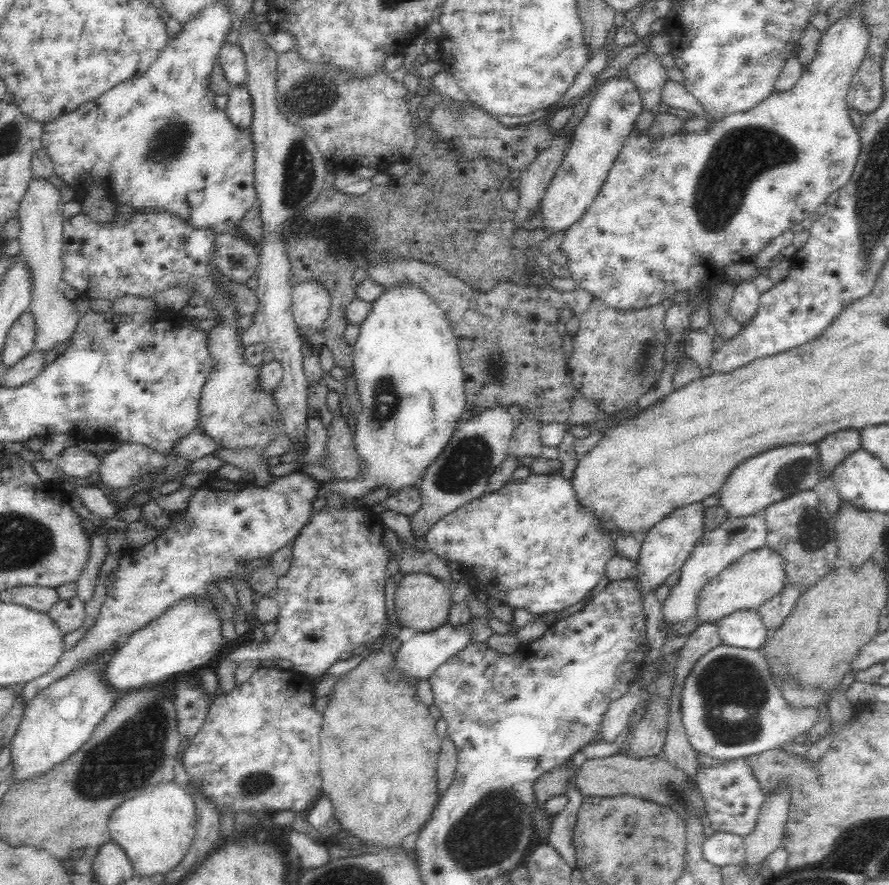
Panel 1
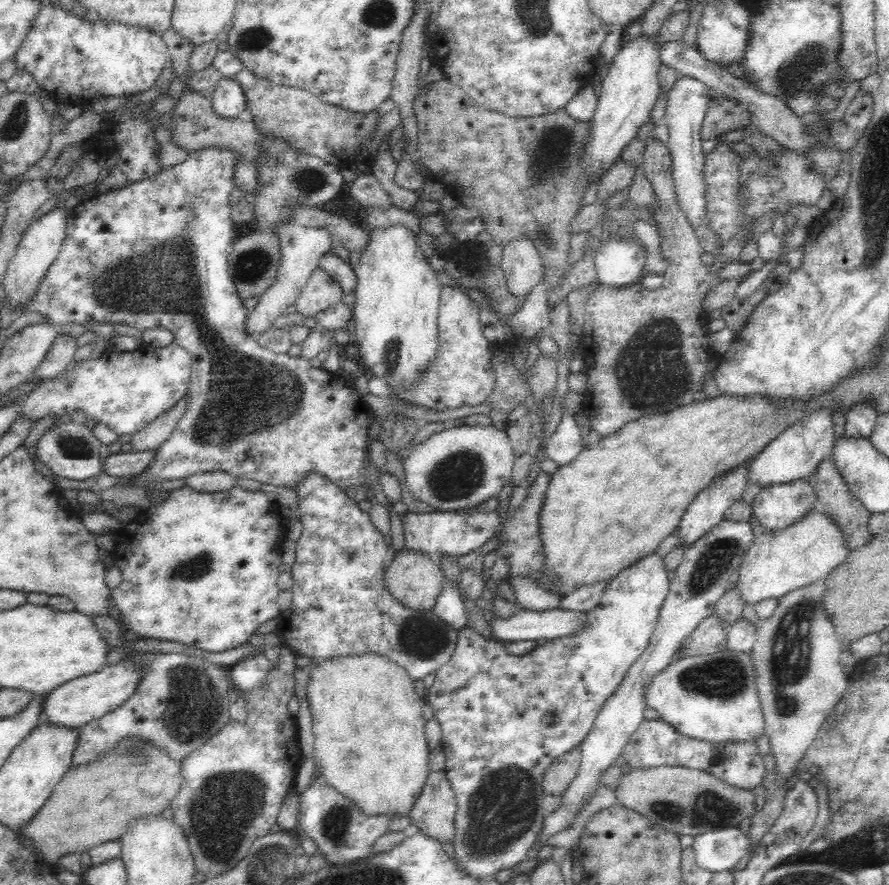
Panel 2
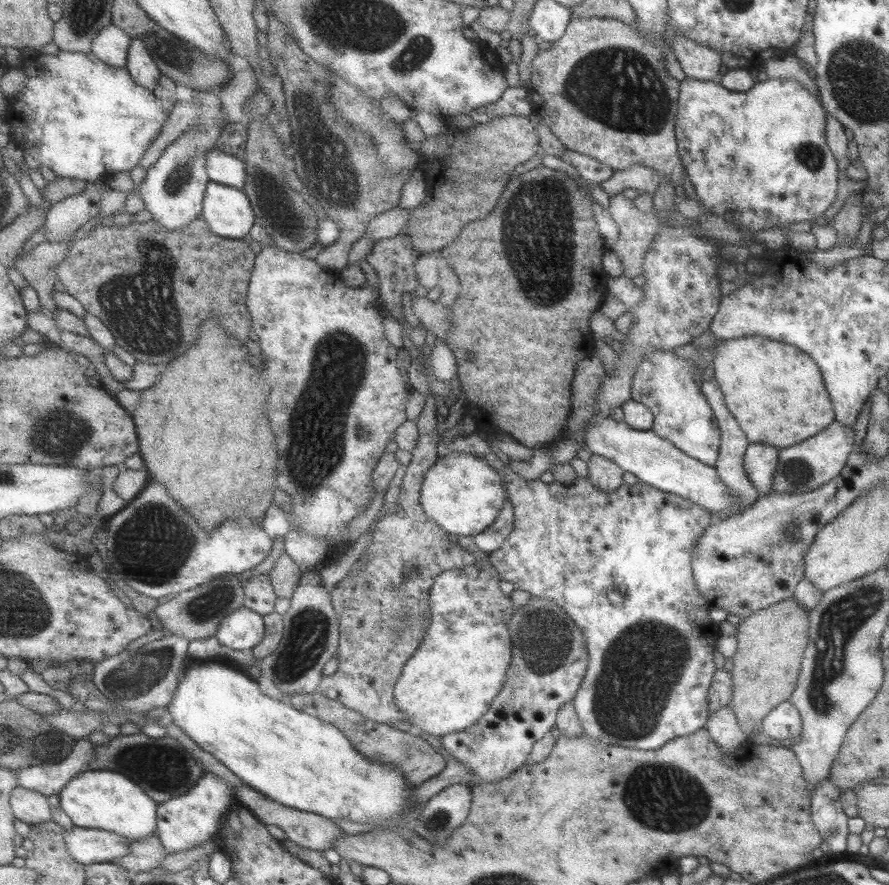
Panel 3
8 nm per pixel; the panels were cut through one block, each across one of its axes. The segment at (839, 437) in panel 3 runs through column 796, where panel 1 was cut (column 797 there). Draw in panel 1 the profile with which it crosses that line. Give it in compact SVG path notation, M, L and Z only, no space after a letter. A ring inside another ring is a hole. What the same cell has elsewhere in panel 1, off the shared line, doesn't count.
M800 442L779 446L766 450L762 454L747 458L740 463L727 478L724 486L719 490L719 505L727 510L728 517L746 517L764 510L772 502L784 500L792 494L806 489L813 489L821 478L821 462L817 443Z

